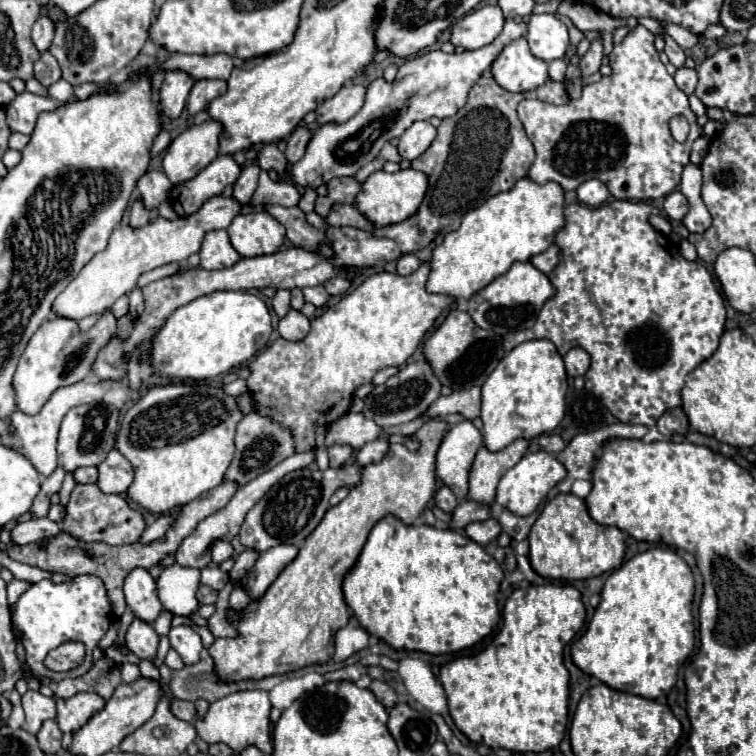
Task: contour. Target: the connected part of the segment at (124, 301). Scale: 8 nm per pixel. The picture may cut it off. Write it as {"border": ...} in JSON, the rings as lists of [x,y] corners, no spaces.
{"border":[[[127,295],[120,297],[111,308],[112,314],[119,320],[129,312],[129,299]]]}

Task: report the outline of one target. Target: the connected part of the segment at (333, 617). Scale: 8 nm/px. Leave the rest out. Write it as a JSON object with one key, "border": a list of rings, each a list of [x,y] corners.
{"border":[[[440,418],[430,420],[424,424],[416,436],[420,440],[420,450],[410,452],[402,444],[390,444],[388,454],[384,456],[382,462],[370,464],[362,472],[362,482],[348,492],[348,496],[334,508],[326,512],[318,528],[306,538],[304,546],[300,548],[298,556],[294,562],[290,562],[280,576],[270,584],[270,588],[264,592],[262,598],[250,602],[238,620],[236,638],[216,638],[214,644],[208,648],[212,660],[214,660],[214,672],[220,682],[232,684],[240,680],[262,680],[268,676],[276,674],[288,674],[296,672],[304,666],[314,666],[314,664],[324,664],[328,658],[334,654],[334,634],[346,626],[348,622],[348,606],[344,602],[342,594],[342,580],[346,572],[356,564],[366,538],[372,530],[372,526],[382,520],[384,516],[392,514],[400,518],[404,524],[414,524],[430,498],[436,492],[436,476],[434,476],[434,462],[436,462],[436,450],[448,430],[448,424],[442,422]]]}

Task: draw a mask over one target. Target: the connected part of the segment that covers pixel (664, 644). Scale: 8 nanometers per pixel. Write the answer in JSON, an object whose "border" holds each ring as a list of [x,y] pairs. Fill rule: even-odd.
{"border":[[[650,548],[614,570],[582,638],[572,644],[574,664],[614,690],[642,698],[666,696],[678,670],[694,650],[694,576],[690,566],[668,548]]]}

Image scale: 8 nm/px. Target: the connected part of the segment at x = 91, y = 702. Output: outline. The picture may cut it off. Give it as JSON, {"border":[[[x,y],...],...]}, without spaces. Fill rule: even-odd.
{"border":[[[80,692],[68,700],[56,698],[58,704],[58,728],[64,734],[74,734],[78,732],[98,710],[102,710],[102,706],[106,704],[104,698],[100,698],[94,692]]]}

